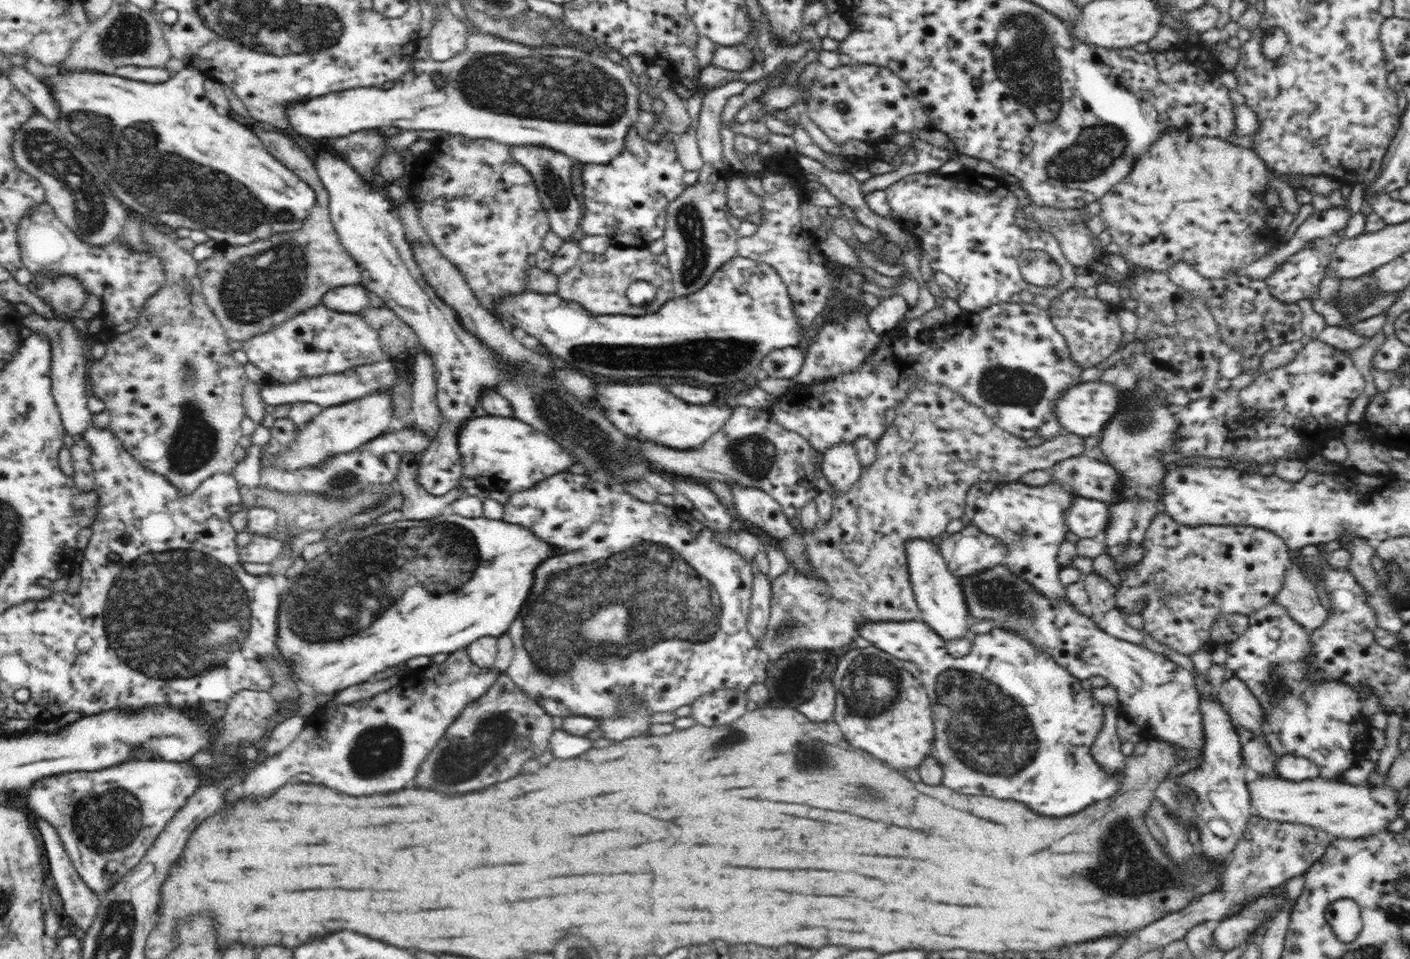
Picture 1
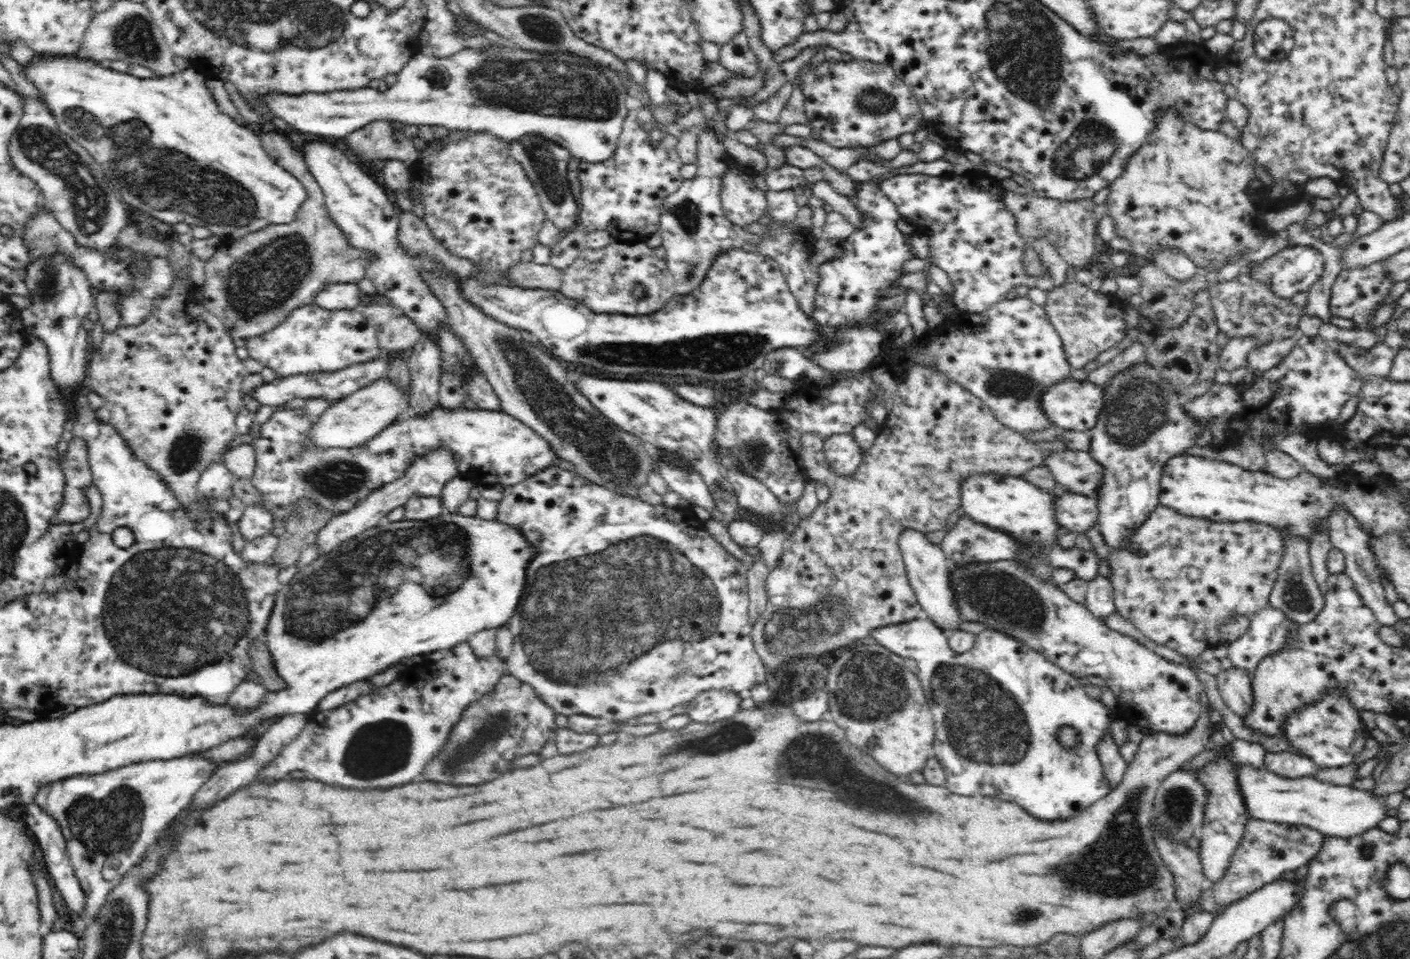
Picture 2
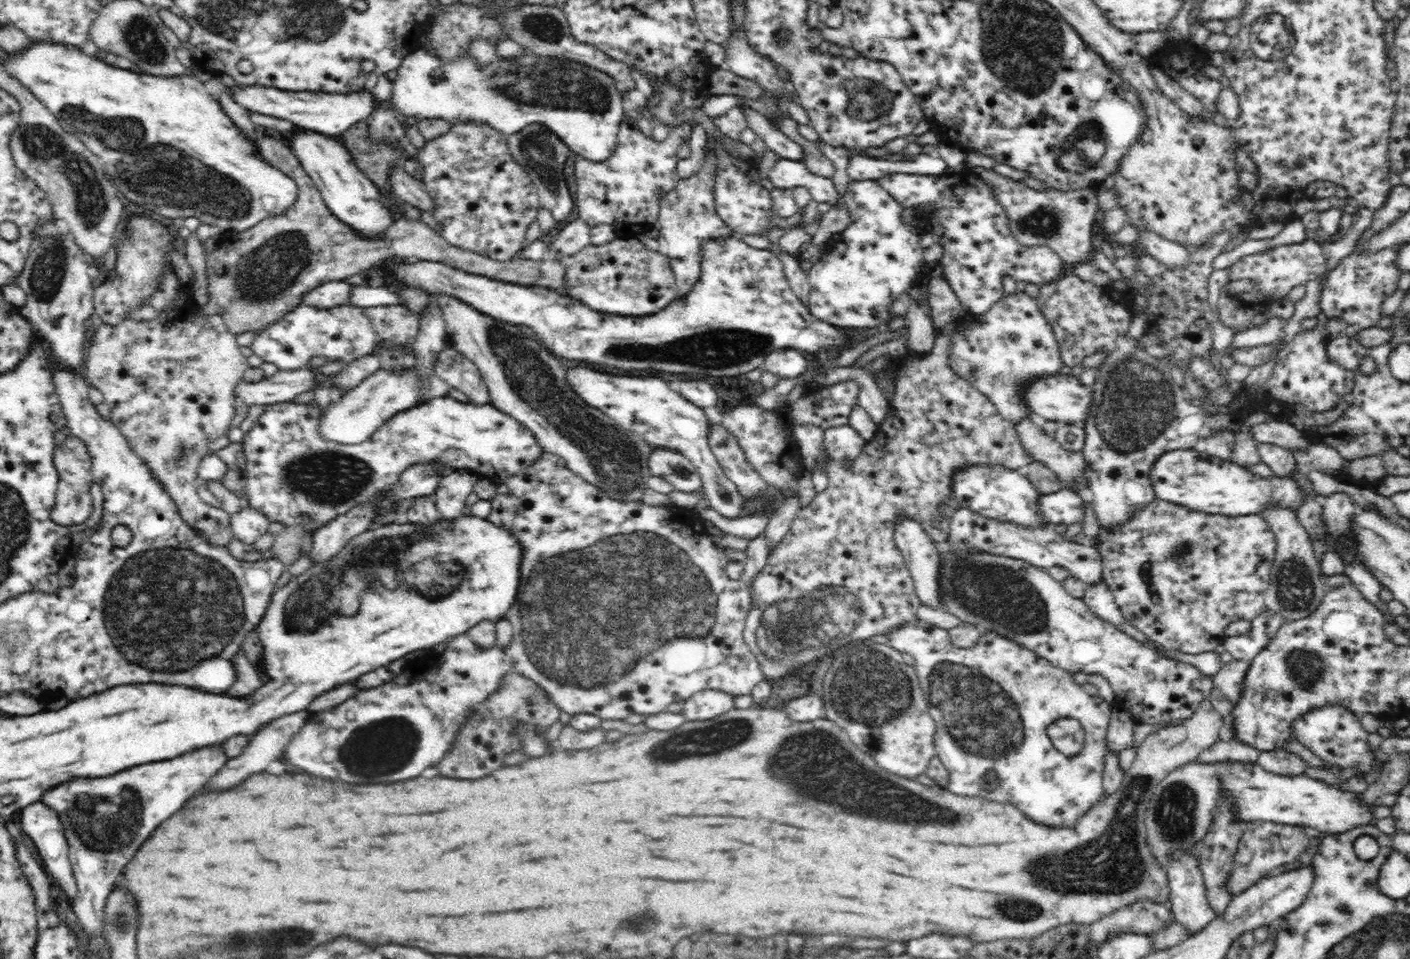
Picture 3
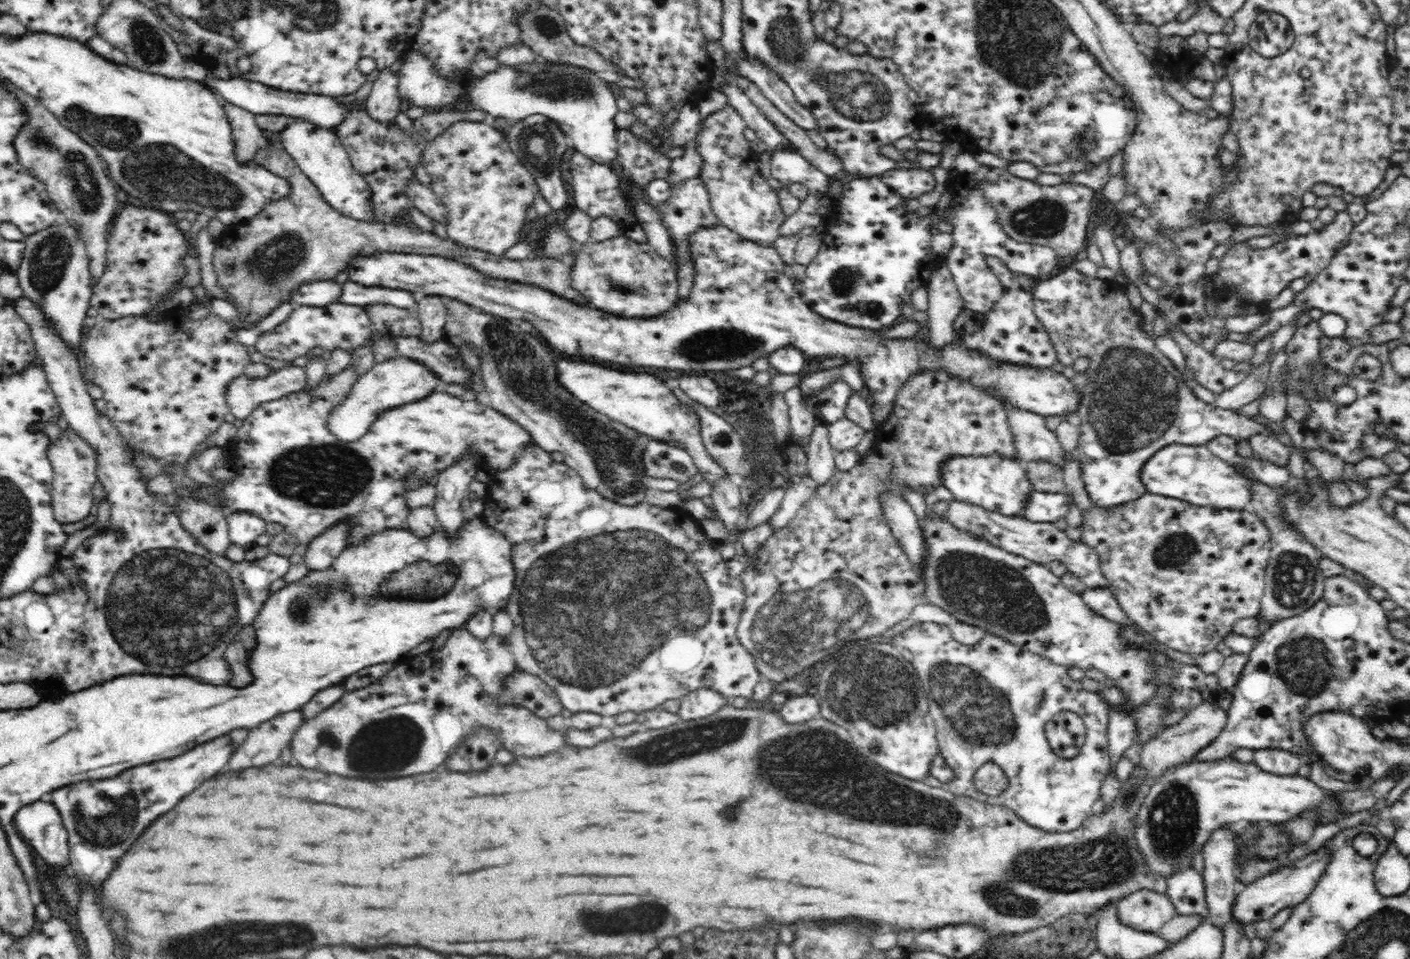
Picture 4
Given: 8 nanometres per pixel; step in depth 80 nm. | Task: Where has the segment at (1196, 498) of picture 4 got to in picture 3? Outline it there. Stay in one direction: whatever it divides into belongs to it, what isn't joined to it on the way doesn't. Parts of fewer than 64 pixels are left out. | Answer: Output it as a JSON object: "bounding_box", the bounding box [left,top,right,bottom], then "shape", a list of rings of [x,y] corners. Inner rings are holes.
{"bounding_box":[1151,448,1306,516],"shape":[[[1193,448],[1164,452],[1152,464],[1151,468],[1152,487],[1154,487],[1154,494],[1157,498],[1170,501],[1172,504],[1185,506],[1188,510],[1205,512],[1206,514],[1221,514],[1222,516],[1260,515],[1260,512],[1264,510],[1264,506],[1274,506],[1274,504],[1278,504],[1280,508],[1289,508],[1294,512],[1306,500],[1304,490],[1294,480],[1297,479],[1292,476],[1262,478],[1254,475],[1248,469],[1232,463],[1230,460],[1211,456],[1206,451],[1200,453]]]}

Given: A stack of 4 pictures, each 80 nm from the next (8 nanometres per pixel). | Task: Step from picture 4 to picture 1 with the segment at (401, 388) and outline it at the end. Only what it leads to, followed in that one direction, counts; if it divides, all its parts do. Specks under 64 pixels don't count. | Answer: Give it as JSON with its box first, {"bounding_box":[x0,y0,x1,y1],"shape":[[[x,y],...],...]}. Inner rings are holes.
{"bounding_box":[273,391,394,470],"shape":[[[391,391],[374,392],[352,402],[344,402],[340,406],[323,408],[320,414],[300,427],[296,438],[283,453],[274,456],[273,464],[284,470],[300,470],[318,466],[320,462],[336,454],[352,453],[389,428],[394,414],[392,408]]]}

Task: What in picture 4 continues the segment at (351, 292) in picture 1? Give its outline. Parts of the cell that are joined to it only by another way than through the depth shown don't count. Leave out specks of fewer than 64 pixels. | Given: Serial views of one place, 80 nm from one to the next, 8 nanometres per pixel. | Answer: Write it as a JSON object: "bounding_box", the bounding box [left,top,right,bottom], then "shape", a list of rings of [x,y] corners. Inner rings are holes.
{"bounding_box":[290,280,342,307],"shape":[[[334,280],[304,282],[292,290],[290,300],[302,306],[325,307],[338,302],[342,294],[342,285]]]}

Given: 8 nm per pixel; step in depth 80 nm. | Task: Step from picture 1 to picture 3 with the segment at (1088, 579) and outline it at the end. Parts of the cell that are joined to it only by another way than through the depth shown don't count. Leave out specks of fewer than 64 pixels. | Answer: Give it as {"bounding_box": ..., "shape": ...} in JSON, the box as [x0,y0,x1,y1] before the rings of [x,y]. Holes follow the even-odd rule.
{"bounding_box":[1082,580,1168,657],"shape":[[[1101,580],[1098,584],[1086,585],[1085,594],[1082,598],[1088,609],[1098,618],[1111,622],[1121,631],[1129,634],[1136,641],[1144,644],[1146,648],[1152,648],[1163,657],[1168,657],[1167,650],[1150,641],[1148,637],[1140,630],[1124,619],[1122,611],[1116,605],[1115,598],[1112,595],[1111,588]]]}

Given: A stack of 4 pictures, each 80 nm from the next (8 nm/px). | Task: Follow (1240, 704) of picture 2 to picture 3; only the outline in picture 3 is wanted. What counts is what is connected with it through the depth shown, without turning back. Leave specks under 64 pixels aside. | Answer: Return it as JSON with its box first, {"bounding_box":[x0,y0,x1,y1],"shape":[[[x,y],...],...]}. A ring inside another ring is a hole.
{"bounding_box":[1213,660,1249,706],"shape":[[[1236,660],[1226,663],[1215,674],[1213,679],[1214,690],[1220,692],[1226,699],[1230,700],[1233,706],[1238,704],[1244,688],[1244,678],[1248,672],[1249,664],[1243,660]]]}

